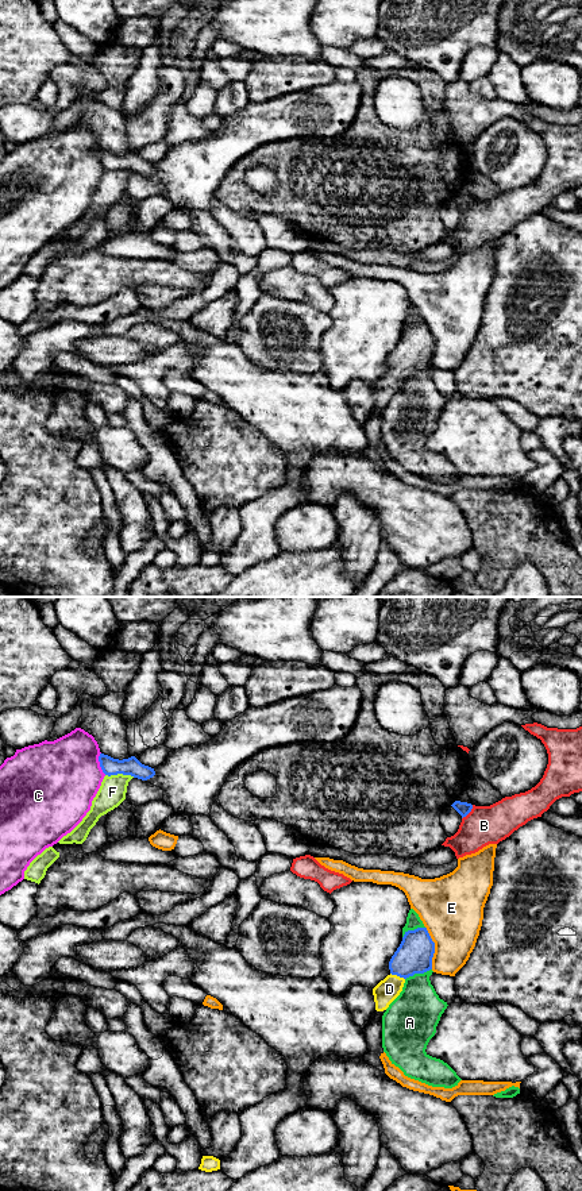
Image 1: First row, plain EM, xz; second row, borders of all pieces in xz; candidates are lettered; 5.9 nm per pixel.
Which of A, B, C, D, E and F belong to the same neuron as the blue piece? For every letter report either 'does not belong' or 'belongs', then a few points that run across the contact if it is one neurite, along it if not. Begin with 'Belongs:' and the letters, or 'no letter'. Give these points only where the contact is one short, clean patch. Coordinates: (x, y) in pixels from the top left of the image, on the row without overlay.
Belongs: D
A: does not belong | xz (431, 363), (415, 367), (405, 374)
B: does not belong
C: does not belong | xz (100, 147), (100, 164), (106, 169)
D: belongs | xz (415, 349), (400, 363), (397, 370), (389, 384)
E: does not belong
F: does not belong | xz (106, 169), (134, 172)

